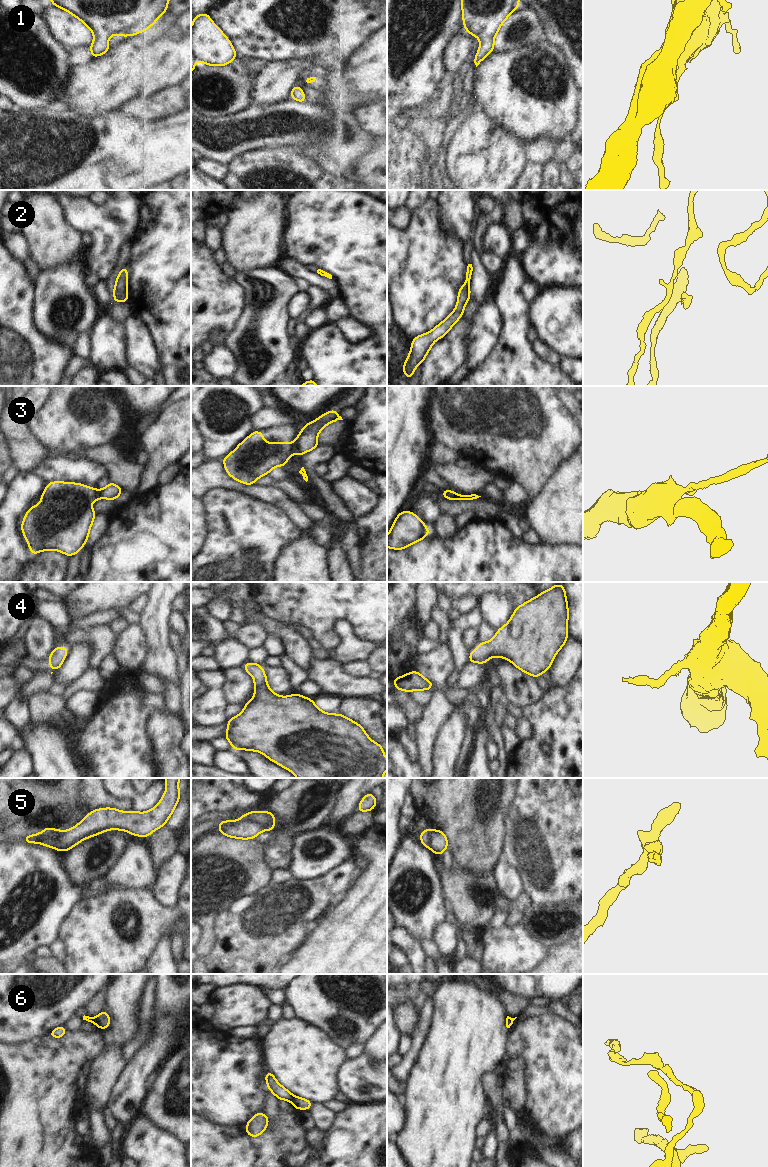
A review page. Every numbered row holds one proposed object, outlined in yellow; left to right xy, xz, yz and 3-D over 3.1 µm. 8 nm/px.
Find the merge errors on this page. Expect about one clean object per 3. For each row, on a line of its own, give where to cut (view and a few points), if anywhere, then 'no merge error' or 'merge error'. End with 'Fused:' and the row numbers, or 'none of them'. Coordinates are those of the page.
1: no cut | no merge error
2: no cut | no merge error
3: yz (449, 491), (453, 499) | merge error
4: no cut | no merge error
5: xz (242, 817), (254, 820), (265, 828) | merge error
6: xy (94, 1018), (97, 1023) | merge error
Fused: 3, 5, 6

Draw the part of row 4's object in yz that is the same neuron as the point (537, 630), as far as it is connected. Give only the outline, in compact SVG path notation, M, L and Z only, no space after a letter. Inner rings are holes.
M556 584L550 590L516 607L511 619L497 630L492 640L487 643L480 641L478 648L470 651L469 663L478 661L484 665L491 657L502 657L532 677L541 676L550 669L554 657L568 639L567 624L568 603L565 589L562 584Z

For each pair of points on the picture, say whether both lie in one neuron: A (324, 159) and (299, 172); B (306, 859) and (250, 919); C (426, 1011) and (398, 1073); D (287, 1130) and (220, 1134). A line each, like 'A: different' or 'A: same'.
A: different
B: different
C: same
D: same

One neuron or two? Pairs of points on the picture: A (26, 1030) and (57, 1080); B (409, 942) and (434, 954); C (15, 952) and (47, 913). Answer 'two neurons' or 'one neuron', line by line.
A: two neurons
B: two neurons
C: one neuron

